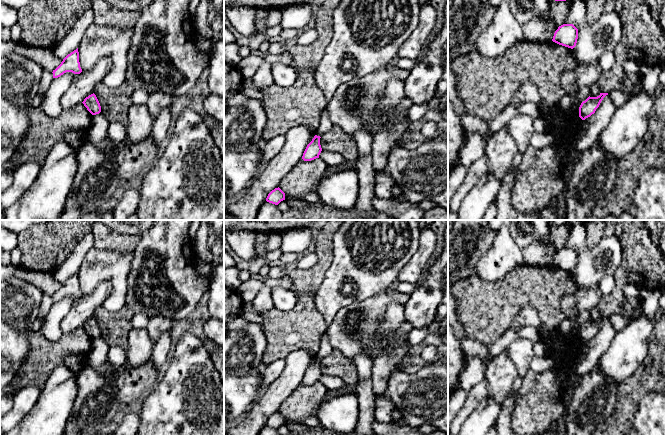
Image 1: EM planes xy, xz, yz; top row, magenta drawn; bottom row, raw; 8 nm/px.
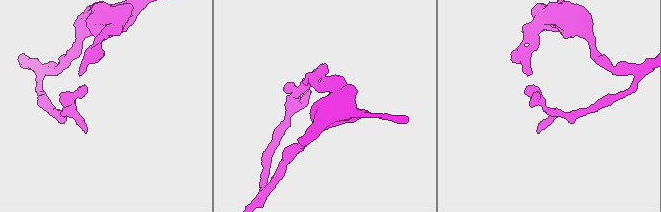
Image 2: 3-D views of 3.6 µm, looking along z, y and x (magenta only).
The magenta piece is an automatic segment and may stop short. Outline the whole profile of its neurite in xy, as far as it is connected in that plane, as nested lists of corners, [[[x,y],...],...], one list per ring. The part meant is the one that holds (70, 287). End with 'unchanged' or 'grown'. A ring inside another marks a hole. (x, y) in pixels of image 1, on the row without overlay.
[[[78,272],[68,278],[61,288],[53,294],[53,302],[58,302],[66,296],[72,296],[74,298],[80,298],[82,296],[79,286]]] | unchanged

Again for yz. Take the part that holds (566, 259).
[[[563,248],[555,255],[552,265],[573,273],[578,263],[578,253],[573,248]]] | unchanged

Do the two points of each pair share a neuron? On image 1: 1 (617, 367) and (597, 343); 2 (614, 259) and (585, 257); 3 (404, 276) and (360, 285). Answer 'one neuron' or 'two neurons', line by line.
1: two neurons
2: one neuron
3: two neurons

